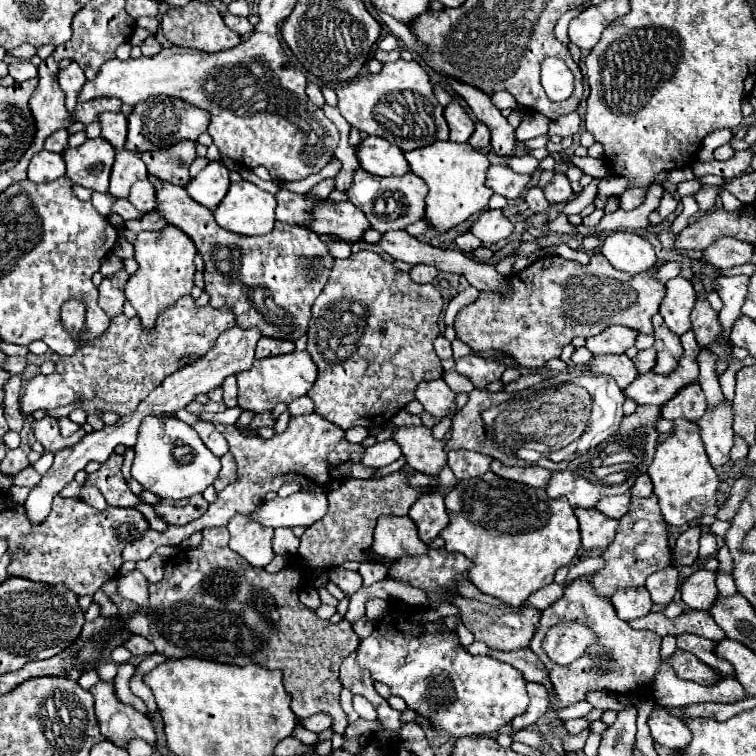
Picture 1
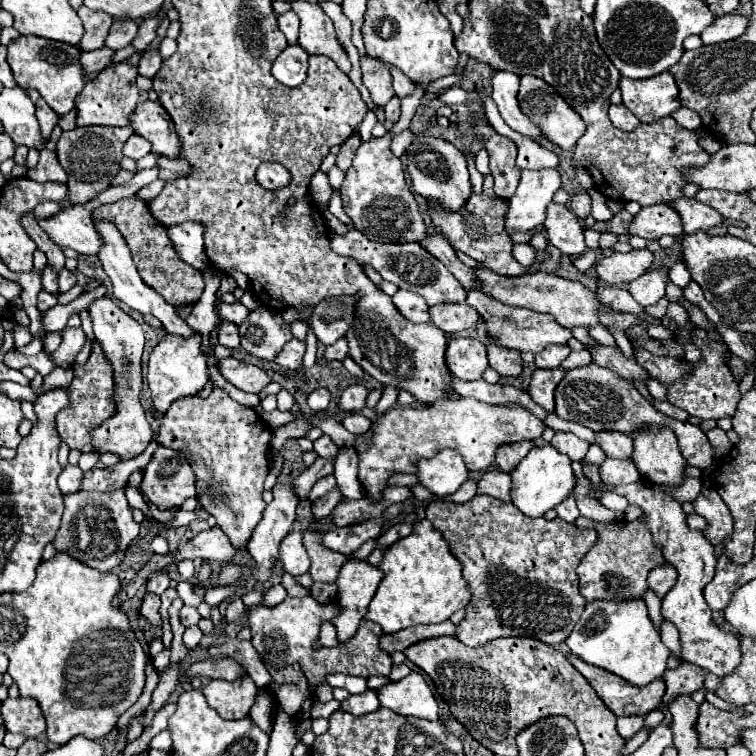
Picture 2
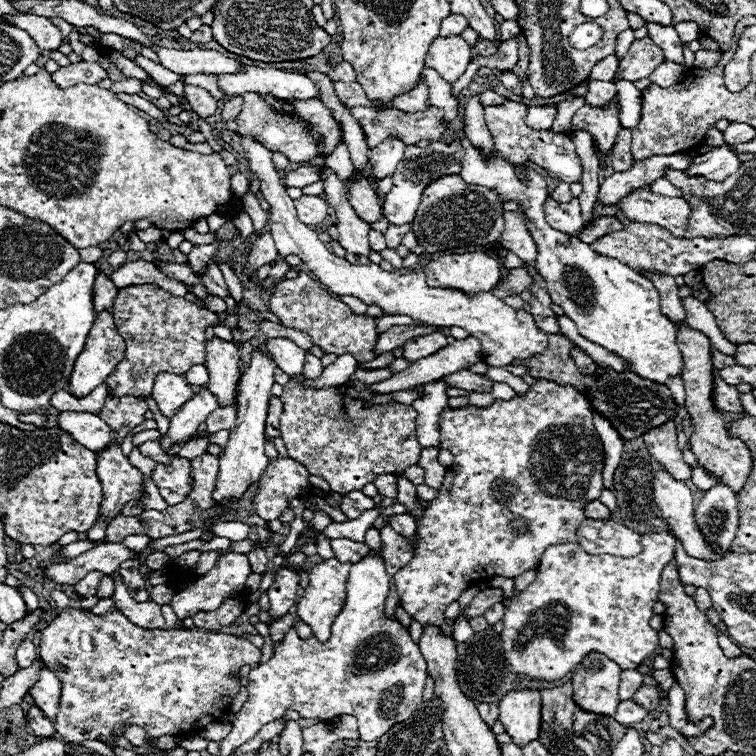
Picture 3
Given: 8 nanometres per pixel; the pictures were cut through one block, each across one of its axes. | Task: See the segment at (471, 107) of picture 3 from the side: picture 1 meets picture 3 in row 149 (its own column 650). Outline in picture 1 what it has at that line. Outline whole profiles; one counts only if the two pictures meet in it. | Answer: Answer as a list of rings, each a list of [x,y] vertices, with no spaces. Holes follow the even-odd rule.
[[[640,474],[640,478],[636,478],[636,484],[632,486],[632,494],[642,496],[642,498],[652,494],[652,480],[648,474]]]

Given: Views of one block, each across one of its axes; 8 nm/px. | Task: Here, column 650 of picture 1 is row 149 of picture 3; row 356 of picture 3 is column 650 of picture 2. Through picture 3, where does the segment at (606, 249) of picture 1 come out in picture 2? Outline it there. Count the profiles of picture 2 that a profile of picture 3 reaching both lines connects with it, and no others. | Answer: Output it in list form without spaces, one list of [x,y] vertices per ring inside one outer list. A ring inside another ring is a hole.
[[[600,482],[600,484],[590,484],[590,498],[598,498],[596,492],[608,492],[608,490],[626,496],[630,504],[638,504],[642,508],[642,512],[646,514],[646,524],[652,530],[654,542],[662,548],[664,558],[668,558],[668,562],[674,564],[674,568],[678,570],[676,586],[662,600],[662,618],[678,628],[682,658],[716,676],[730,674],[740,664],[740,640],[736,634],[720,630],[712,622],[712,610],[708,608],[702,596],[704,586],[714,578],[714,570],[716,570],[712,544],[702,536],[700,530],[688,528],[682,506],[670,496],[666,496],[660,488],[644,488],[642,482],[636,482],[634,488],[616,488],[616,486],[612,488]]]

